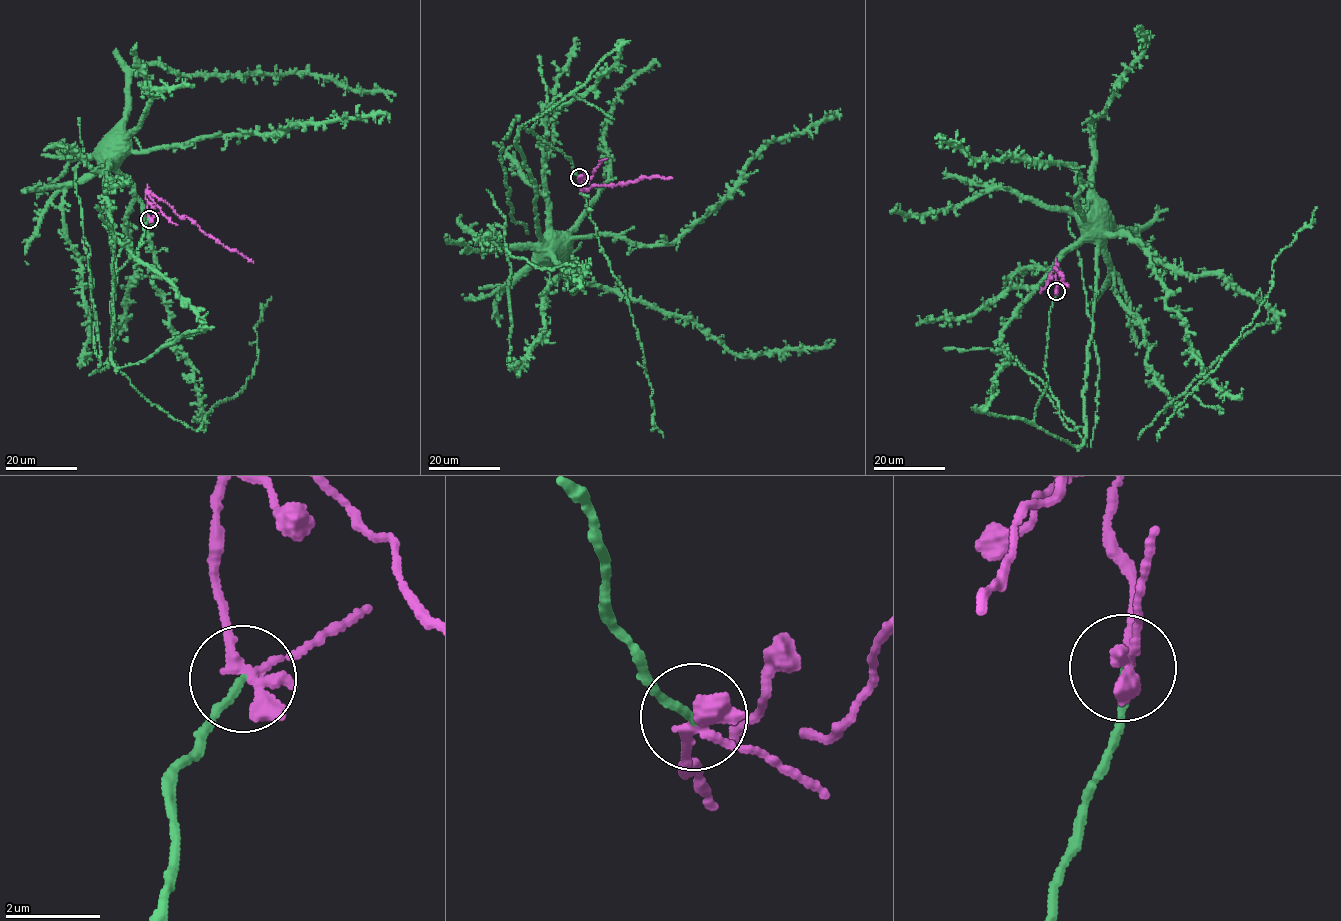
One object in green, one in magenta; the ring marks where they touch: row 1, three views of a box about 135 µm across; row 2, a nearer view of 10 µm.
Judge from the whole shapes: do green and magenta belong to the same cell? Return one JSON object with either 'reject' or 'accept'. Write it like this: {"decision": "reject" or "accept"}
{"decision": "reject"}

